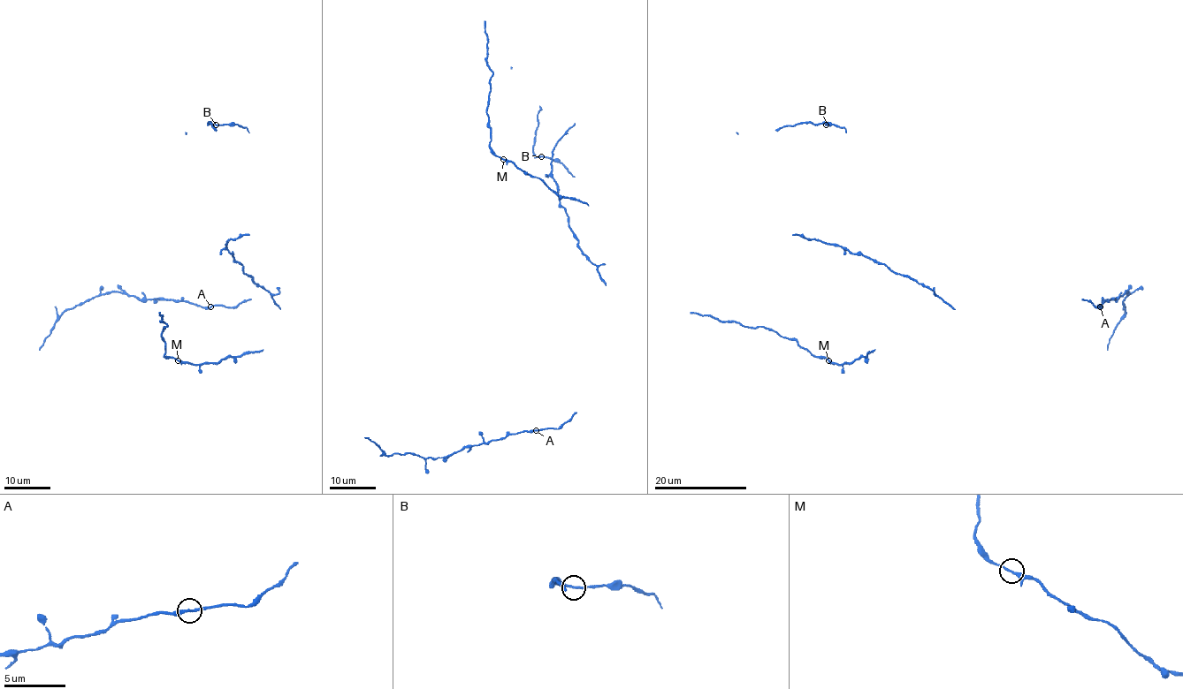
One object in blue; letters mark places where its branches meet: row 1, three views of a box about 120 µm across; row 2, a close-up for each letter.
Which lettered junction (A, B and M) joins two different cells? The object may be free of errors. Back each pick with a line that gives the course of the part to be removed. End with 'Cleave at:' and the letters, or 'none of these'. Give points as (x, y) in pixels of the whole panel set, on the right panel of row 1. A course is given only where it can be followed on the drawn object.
Cleave at: none of these

